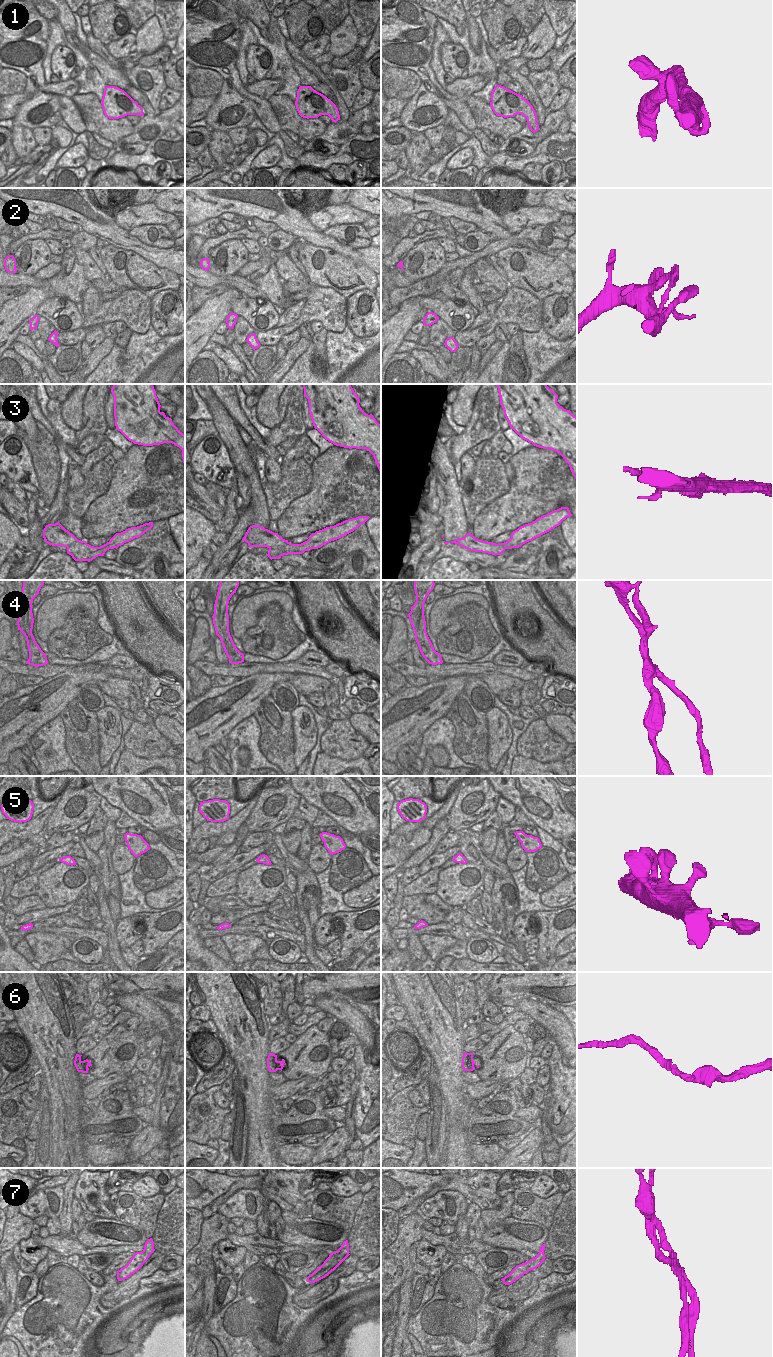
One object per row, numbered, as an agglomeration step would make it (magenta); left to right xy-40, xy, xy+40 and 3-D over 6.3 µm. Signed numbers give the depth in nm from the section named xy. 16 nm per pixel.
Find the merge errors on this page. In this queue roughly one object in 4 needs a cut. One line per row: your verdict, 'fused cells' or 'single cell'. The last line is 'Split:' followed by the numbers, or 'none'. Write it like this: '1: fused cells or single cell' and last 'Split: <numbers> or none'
1: single cell
2: single cell
3: fused cells
4: fused cells
5: single cell
6: single cell
7: fused cells
Split: 3, 4, 7

